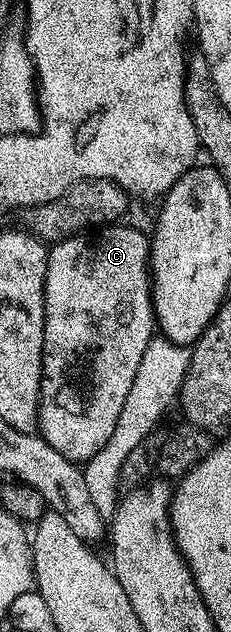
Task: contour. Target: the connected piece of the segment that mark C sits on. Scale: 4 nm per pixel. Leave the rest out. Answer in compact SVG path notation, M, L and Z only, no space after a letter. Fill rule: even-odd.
M124 222L116 223L102 229L100 236L86 240L83 234L74 234L67 239L54 241L47 253L47 269L45 270L45 330L43 331L43 377L39 387L39 419L37 421L38 435L44 442L53 446L65 458L76 462L86 462L91 459L97 448L103 448L109 442L109 434L113 434L113 426L117 426L117 418L121 414L121 406L125 406L125 397L129 395L129 386L133 386L133 378L137 374L137 366L141 366L141 354L145 354L145 346L156 335L157 321L155 308L151 304L151 273L149 261L151 258L151 241L148 233L139 228L130 228Z

